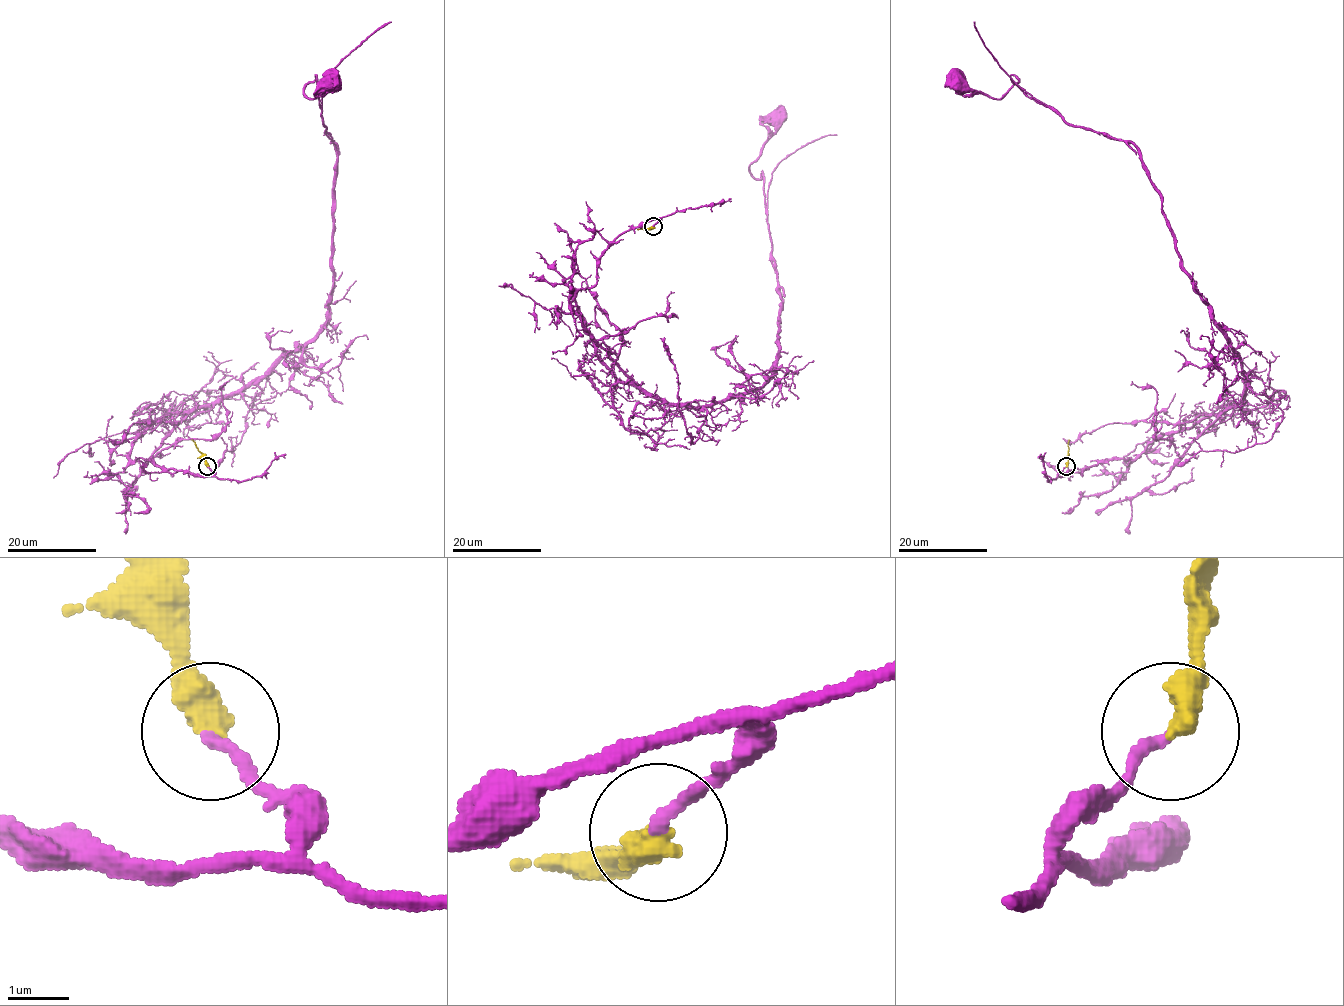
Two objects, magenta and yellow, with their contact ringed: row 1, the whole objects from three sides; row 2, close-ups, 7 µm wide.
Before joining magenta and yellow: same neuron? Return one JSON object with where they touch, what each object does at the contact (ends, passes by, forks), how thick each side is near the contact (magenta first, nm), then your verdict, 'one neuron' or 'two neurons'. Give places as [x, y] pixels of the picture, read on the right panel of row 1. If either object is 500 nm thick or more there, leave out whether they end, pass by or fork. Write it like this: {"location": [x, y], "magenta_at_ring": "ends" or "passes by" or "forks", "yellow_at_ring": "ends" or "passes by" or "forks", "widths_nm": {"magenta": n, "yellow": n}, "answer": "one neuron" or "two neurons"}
{"location": [1066, 466], "magenta_at_ring": "ends", "yellow_at_ring": "ends", "widths_nm": {"magenta": 200, "yellow": 480}, "answer": "one neuron"}

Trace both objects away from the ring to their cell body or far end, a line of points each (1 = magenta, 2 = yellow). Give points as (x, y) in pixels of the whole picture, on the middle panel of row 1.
1: (653, 226), (623, 232), (575, 297), (595, 354), (669, 403), (757, 391), (782, 298), (750, 167), (776, 117)
2: (653, 226), (637, 230)

